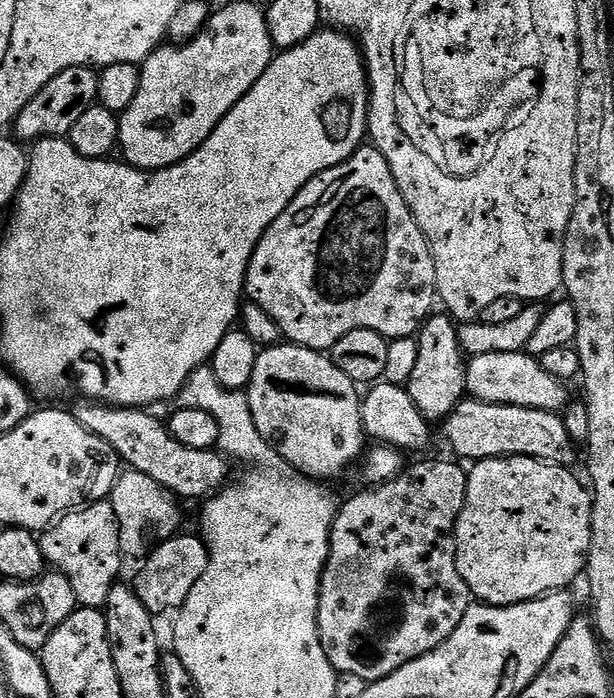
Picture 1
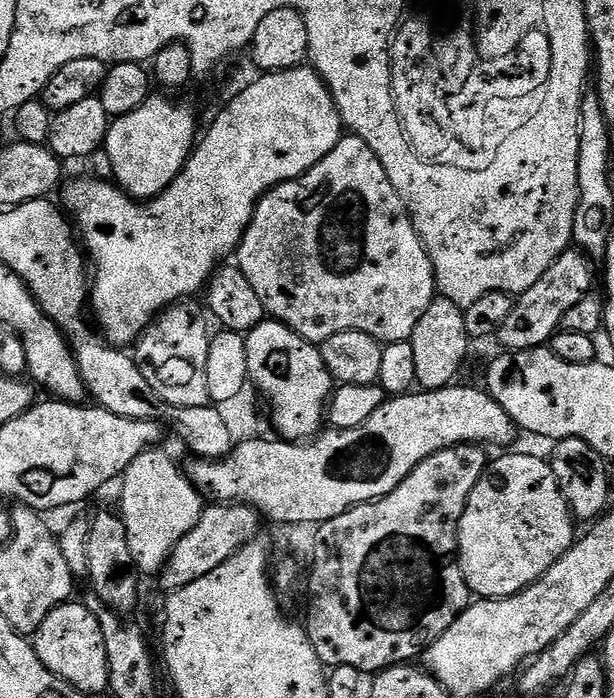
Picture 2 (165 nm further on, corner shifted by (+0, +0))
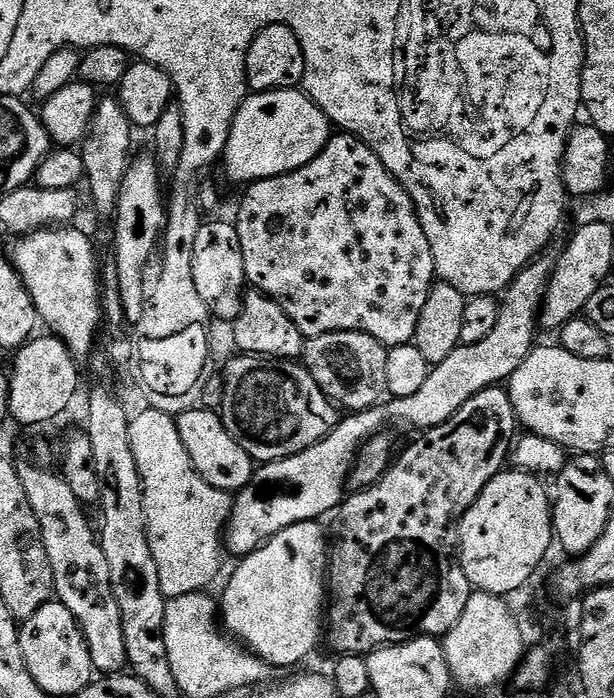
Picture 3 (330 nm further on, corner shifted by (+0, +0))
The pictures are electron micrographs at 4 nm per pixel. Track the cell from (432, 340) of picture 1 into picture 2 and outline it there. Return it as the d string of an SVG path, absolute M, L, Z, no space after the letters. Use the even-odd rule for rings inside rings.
M437 298L430 302L430 310L422 314L418 326L414 326L411 341L414 350L414 374L421 389L447 388L457 383L456 375L464 368L468 356L470 338L466 334L464 309L454 302Z

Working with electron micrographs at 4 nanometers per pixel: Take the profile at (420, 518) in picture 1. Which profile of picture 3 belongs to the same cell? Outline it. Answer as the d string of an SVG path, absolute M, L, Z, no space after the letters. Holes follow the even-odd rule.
M507 387L487 388L474 394L474 398L470 398L470 402L466 402L466 406L459 408L446 422L421 431L417 435L420 437L401 456L399 453L393 459L388 471L376 483L371 484L369 488L361 488L345 495L340 505L336 507L336 511L330 516L330 521L332 520L330 563L326 573L327 579L330 581L330 603L326 608L326 644L328 640L329 646L334 650L333 653L342 656L367 657L369 652L377 652L379 648L387 648L389 644L405 644L406 641L419 636L443 638L450 630L454 630L454 626L458 626L458 618L462 618L462 614L466 610L466 602L472 597L474 591L460 565L458 555L460 523L466 510L470 510L470 506L474 506L478 494L482 494L484 487L509 463L510 453L518 436L516 428L518 429L516 411L508 397Z

